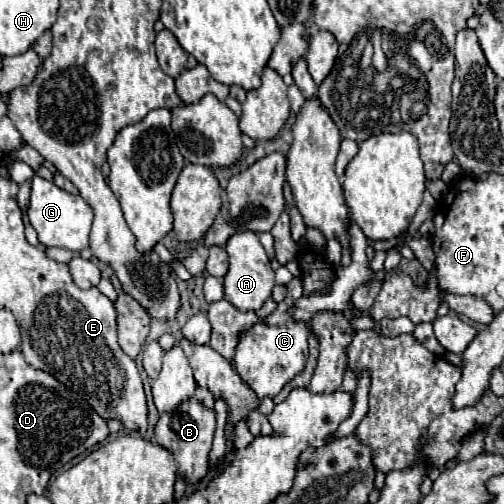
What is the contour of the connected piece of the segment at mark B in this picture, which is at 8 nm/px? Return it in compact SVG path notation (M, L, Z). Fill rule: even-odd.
M186 401L180 403L176 411L162 413L154 427L156 441L174 455L178 463L178 473L182 473L188 483L196 483L208 473L208 455L212 449L214 431L216 431L216 411L206 409L198 401Z

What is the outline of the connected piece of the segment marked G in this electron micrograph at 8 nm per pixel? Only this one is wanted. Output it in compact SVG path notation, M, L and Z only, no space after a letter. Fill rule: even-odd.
M38 173L32 177L30 203L28 203L26 215L28 215L30 225L36 229L40 243L44 243L46 247L64 247L74 253L88 247L88 233L92 225L90 205L80 195L72 195L56 187L52 181L42 179Z

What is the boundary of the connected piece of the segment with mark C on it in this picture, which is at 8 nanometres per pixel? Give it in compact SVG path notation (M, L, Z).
M294 277L286 285L286 297L284 297L284 301L278 303L276 311L270 313L264 321L256 323L254 327L250 327L238 335L238 345L236 345L234 359L232 359L234 369L244 379L244 383L248 383L248 387L252 387L252 391L260 399L278 395L280 389L288 381L292 381L292 377L296 373L300 373L306 365L310 329L306 323L294 321L288 313L292 309L294 301L300 297L302 297L302 281L298 277Z

